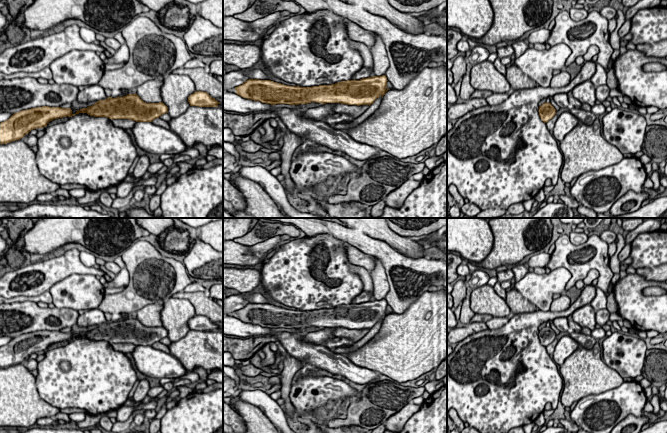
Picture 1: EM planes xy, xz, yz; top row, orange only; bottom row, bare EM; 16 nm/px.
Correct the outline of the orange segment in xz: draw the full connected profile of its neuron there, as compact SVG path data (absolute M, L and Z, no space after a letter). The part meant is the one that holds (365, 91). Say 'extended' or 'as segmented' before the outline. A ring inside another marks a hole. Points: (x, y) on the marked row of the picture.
as segmented | M373 76L360 80L341 81L331 85L312 87L289 86L271 80L249 79L235 87L236 94L250 100L276 105L316 103L341 103L346 105L371 105L390 90L387 77Z

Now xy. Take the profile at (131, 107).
as segmented | M128 94L123 97L108 97L105 100L97 101L94 105L78 110L75 114L70 108L42 106L22 110L14 113L8 120L0 123L0 144L7 144L20 140L31 130L46 127L47 124L58 118L72 117L79 113L87 113L94 117L107 117L109 119L129 119L136 122L152 122L161 115L168 113L168 107L163 103L146 103L137 94Z

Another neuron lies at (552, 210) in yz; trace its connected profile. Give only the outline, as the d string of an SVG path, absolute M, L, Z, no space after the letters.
M547 203L530 218L573 218L573 209L564 203Z

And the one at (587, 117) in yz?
M573 107L570 112L579 120L582 121L586 125L592 125L597 118L597 116L591 112L586 111L581 108Z

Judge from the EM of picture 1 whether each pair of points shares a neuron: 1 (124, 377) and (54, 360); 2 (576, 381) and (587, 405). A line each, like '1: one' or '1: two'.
1: one
2: two

